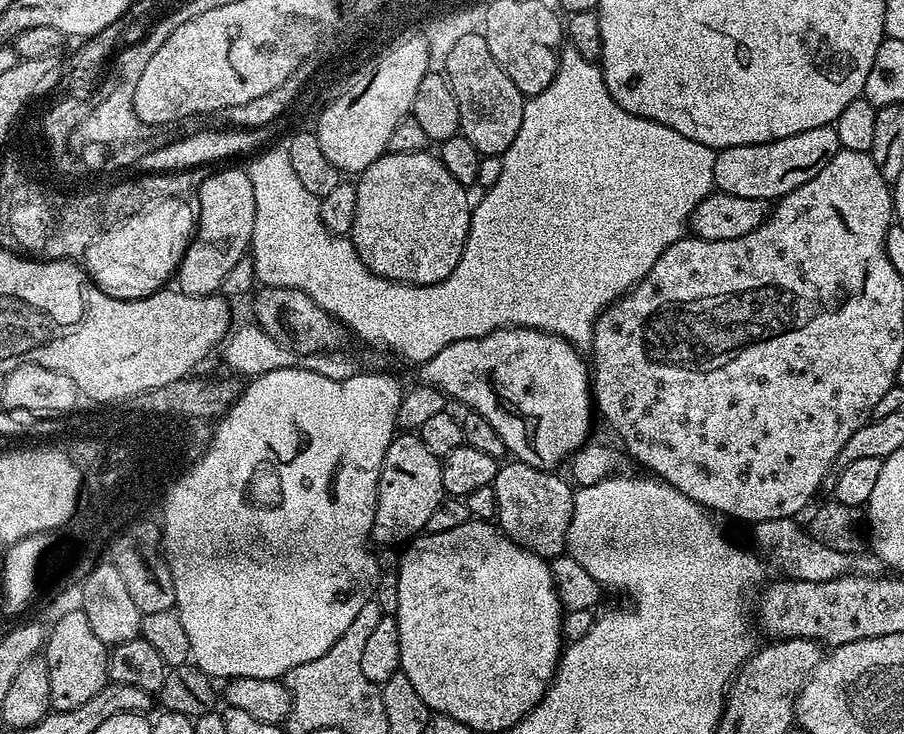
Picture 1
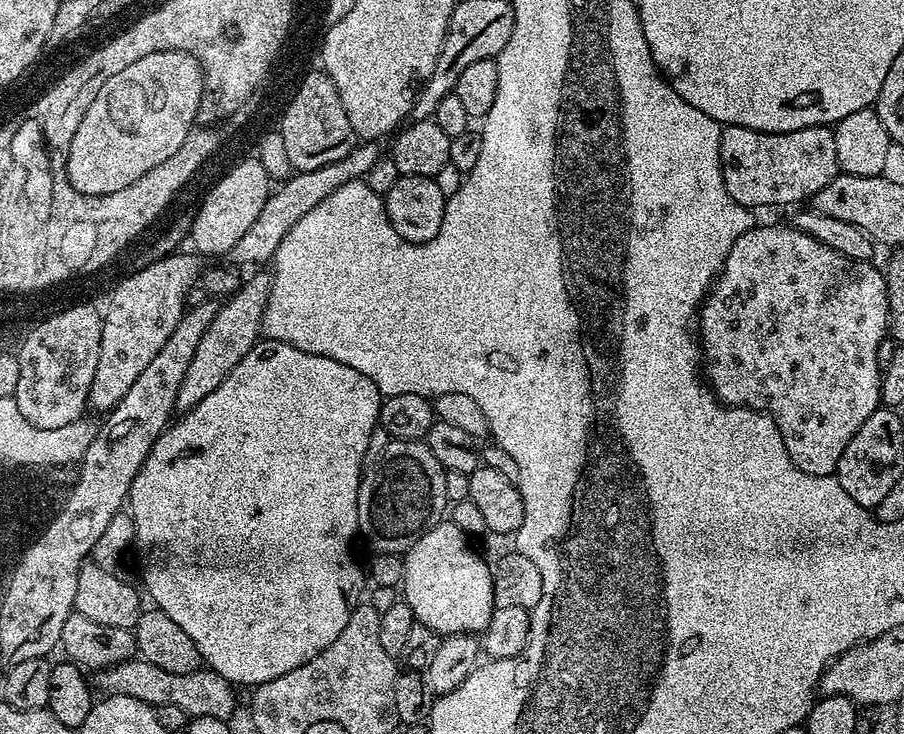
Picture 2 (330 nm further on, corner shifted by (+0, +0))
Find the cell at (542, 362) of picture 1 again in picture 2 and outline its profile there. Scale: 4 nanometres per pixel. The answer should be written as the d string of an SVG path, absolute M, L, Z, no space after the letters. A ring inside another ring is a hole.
M264 338L248 351L234 370L230 370L230 374L226 374L226 382L222 382L218 390L206 394L198 406L169 423L142 462L128 491L126 508L134 522L135 547L148 552L148 565L144 568L148 596L155 607L174 618L174 622L194 638L201 661L233 686L255 686L279 678L281 674L290 674L290 670L298 670L298 666L310 662L314 654L322 654L322 650L342 634L346 622L350 622L350 614L358 600L356 595L360 592L360 572L362 576L362 568L352 557L352 539L357 539L360 526L358 490L366 468L367 443L378 426L381 399L378 386L374 386L366 374L358 374L354 366L303 352L281 340Z

